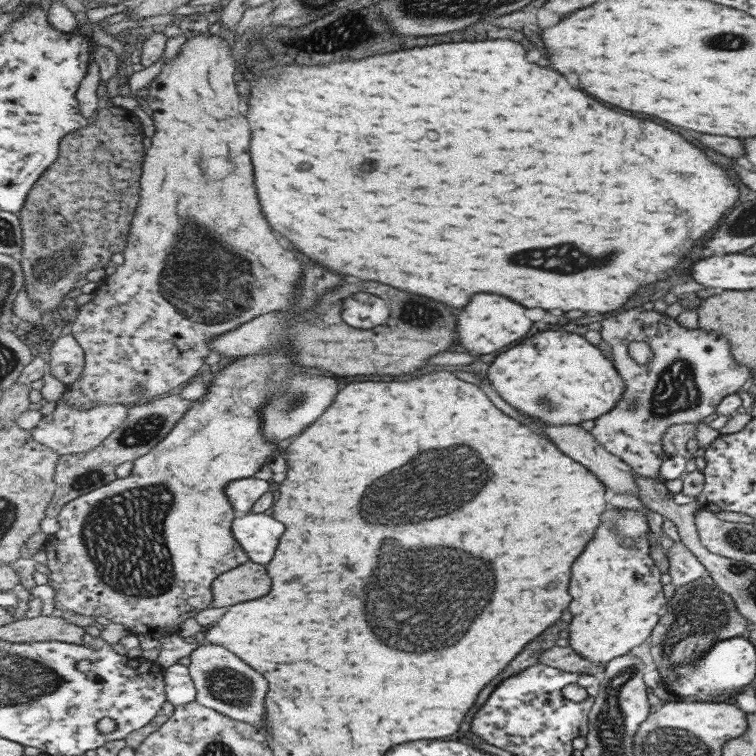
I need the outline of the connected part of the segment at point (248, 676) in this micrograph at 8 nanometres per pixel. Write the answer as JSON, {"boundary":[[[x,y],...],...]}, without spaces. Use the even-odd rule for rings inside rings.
{"boundary":[[[212,642],[200,644],[200,647],[191,653],[190,660],[188,667],[198,691],[196,702],[216,709],[233,720],[249,723],[269,738],[265,730],[265,714],[267,714],[265,698],[269,692],[269,682],[263,678],[263,674],[253,670],[240,656],[228,648]]]}

